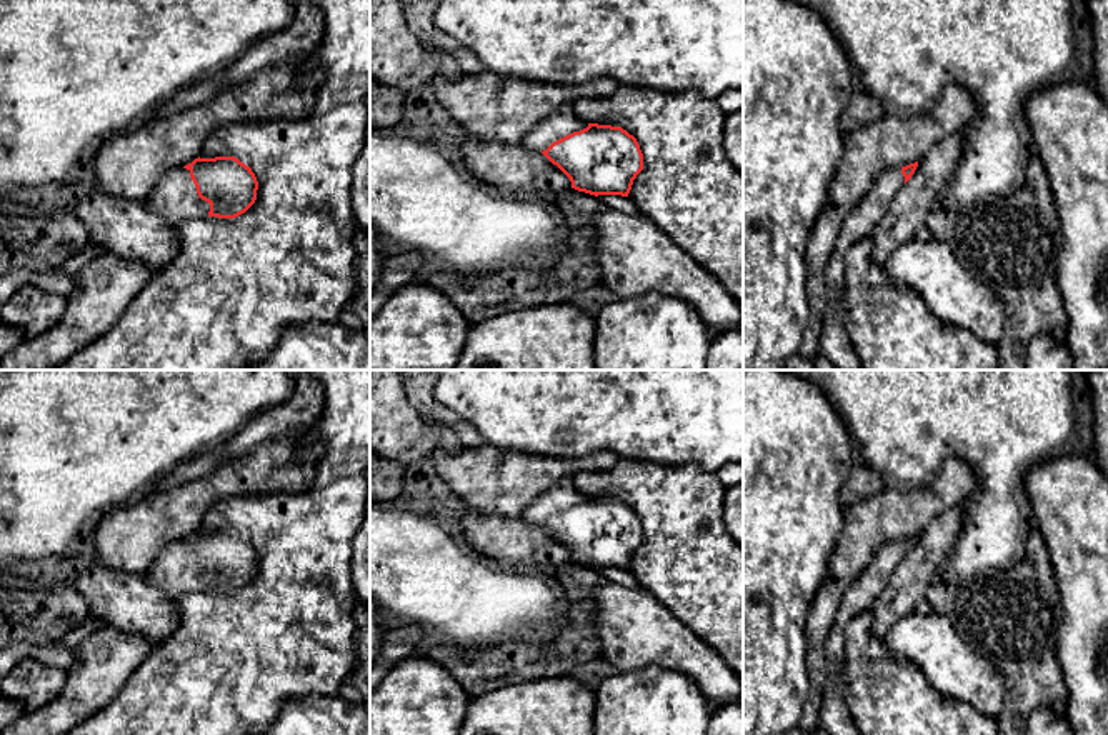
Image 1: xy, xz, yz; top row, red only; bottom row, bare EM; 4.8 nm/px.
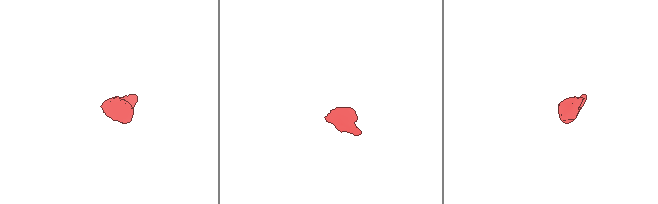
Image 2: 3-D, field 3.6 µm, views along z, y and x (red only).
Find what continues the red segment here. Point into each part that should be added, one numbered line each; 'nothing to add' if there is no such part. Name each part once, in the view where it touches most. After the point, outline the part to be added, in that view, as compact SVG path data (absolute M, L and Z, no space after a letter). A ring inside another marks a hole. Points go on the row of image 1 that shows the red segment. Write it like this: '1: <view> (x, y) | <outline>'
1: xy (175, 199) | M187 168L167 172L145 202L150 210L172 225L208 217L210 203L202 200Z

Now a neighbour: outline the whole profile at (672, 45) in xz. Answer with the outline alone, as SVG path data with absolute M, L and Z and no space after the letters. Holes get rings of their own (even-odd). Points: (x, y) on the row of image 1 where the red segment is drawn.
M437 0L433 25L472 48L485 70L507 78L542 82L558 87L581 87L598 78L615 80L618 85L655 88L658 92L698 92L716 100L726 90L743 88L743 0Z

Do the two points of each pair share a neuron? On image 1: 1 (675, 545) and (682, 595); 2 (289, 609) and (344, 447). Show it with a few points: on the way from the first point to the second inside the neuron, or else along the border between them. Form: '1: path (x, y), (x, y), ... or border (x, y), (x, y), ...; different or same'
1: path (682, 557), (682, 584); same
2: border (352, 475), (312, 487); different

